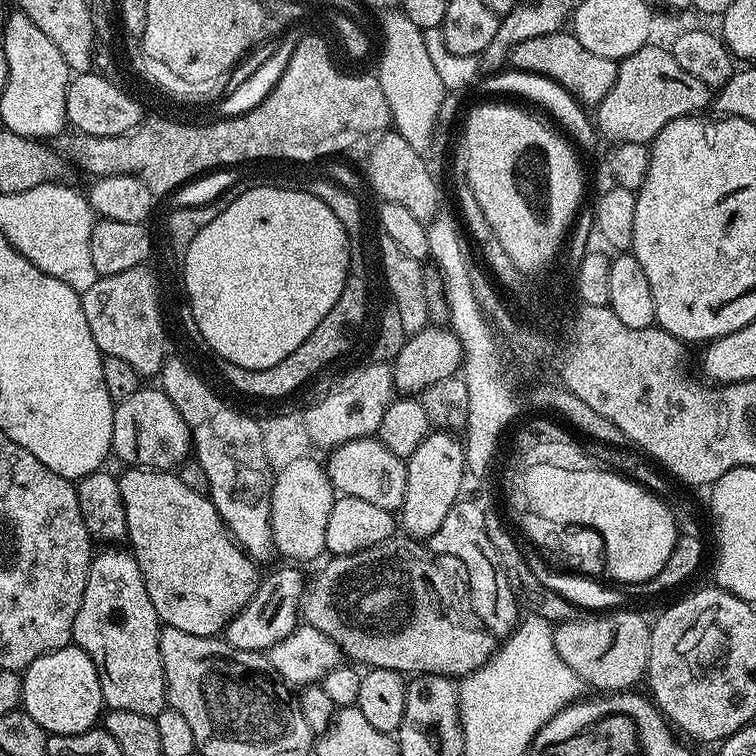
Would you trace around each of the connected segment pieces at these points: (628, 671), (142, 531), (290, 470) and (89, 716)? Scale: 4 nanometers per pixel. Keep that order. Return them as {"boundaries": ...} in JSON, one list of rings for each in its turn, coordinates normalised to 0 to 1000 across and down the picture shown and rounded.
{"boundaries":[[[[825,808],[778,812],[759,823],[734,827],[730,837],[743,876],[749,876],[749,881],[754,881],[779,911],[788,910],[783,913],[794,918],[840,911],[841,903],[845,899],[848,903],[857,888],[862,843],[858,821],[852,821],[841,810]]],[[[171,618],[156,631],[159,647],[161,648],[161,669],[167,669],[167,696],[169,706],[168,718],[172,721],[172,729],[179,735],[183,749],[188,754],[188,765],[193,770],[193,786],[198,786],[198,796],[204,796],[204,807],[209,812],[213,827],[235,833],[246,833],[246,839],[262,839],[263,841],[286,841],[295,837],[296,831],[311,817],[312,813],[336,791],[347,766],[347,757],[343,757],[340,742],[333,741],[320,729],[317,721],[308,714],[302,704],[302,697],[296,688],[288,680],[288,675],[282,669],[280,663],[267,651],[251,648],[241,639],[241,632],[228,622],[197,622],[194,619]]],[[[403,606],[401,608],[390,608],[384,611],[384,616],[369,620],[364,626],[362,634],[360,636],[360,657],[357,659],[357,696],[360,697],[360,710],[362,712],[362,722],[365,724],[366,731],[373,737],[377,735],[377,742],[381,743],[397,743],[392,741],[418,741],[423,734],[430,734],[431,730],[431,690],[437,687],[437,675],[439,673],[439,663],[442,660],[442,647],[437,632],[434,631],[430,615],[423,614],[418,608],[411,608],[411,606]]],[[[91,854],[56,865],[29,890],[32,902],[30,940],[37,943],[60,968],[77,971],[108,971],[128,962],[139,940],[135,907],[130,902],[130,886],[124,876],[107,857]]]]}

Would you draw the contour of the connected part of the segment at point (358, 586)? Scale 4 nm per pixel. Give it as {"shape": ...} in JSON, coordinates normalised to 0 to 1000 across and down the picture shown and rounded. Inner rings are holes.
{"shape":[[[520,706],[515,714],[500,717],[484,728],[439,735],[435,742],[414,767],[411,763],[406,769],[399,820],[415,828],[415,833],[431,839],[431,844],[442,848],[459,872],[487,884],[516,885],[537,894],[612,897],[636,884],[655,862],[656,844],[632,817],[615,779],[598,779],[591,759],[575,746],[578,742],[554,713]]]}

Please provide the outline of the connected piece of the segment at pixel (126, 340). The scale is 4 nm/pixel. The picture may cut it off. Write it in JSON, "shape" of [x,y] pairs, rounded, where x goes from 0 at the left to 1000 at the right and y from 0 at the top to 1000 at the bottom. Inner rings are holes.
{"shape":[[[187,352],[175,357],[161,357],[159,362],[146,362],[144,365],[134,365],[126,373],[124,378],[119,378],[119,384],[114,384],[106,394],[108,399],[108,410],[114,415],[114,427],[119,431],[119,442],[124,442],[124,452],[130,458],[130,463],[138,471],[149,471],[151,474],[161,474],[161,479],[167,479],[168,483],[175,484],[187,500],[210,499],[212,484],[220,475],[220,467],[217,467],[217,423],[212,419],[212,392],[206,388],[206,370],[201,366],[200,353]]]}

